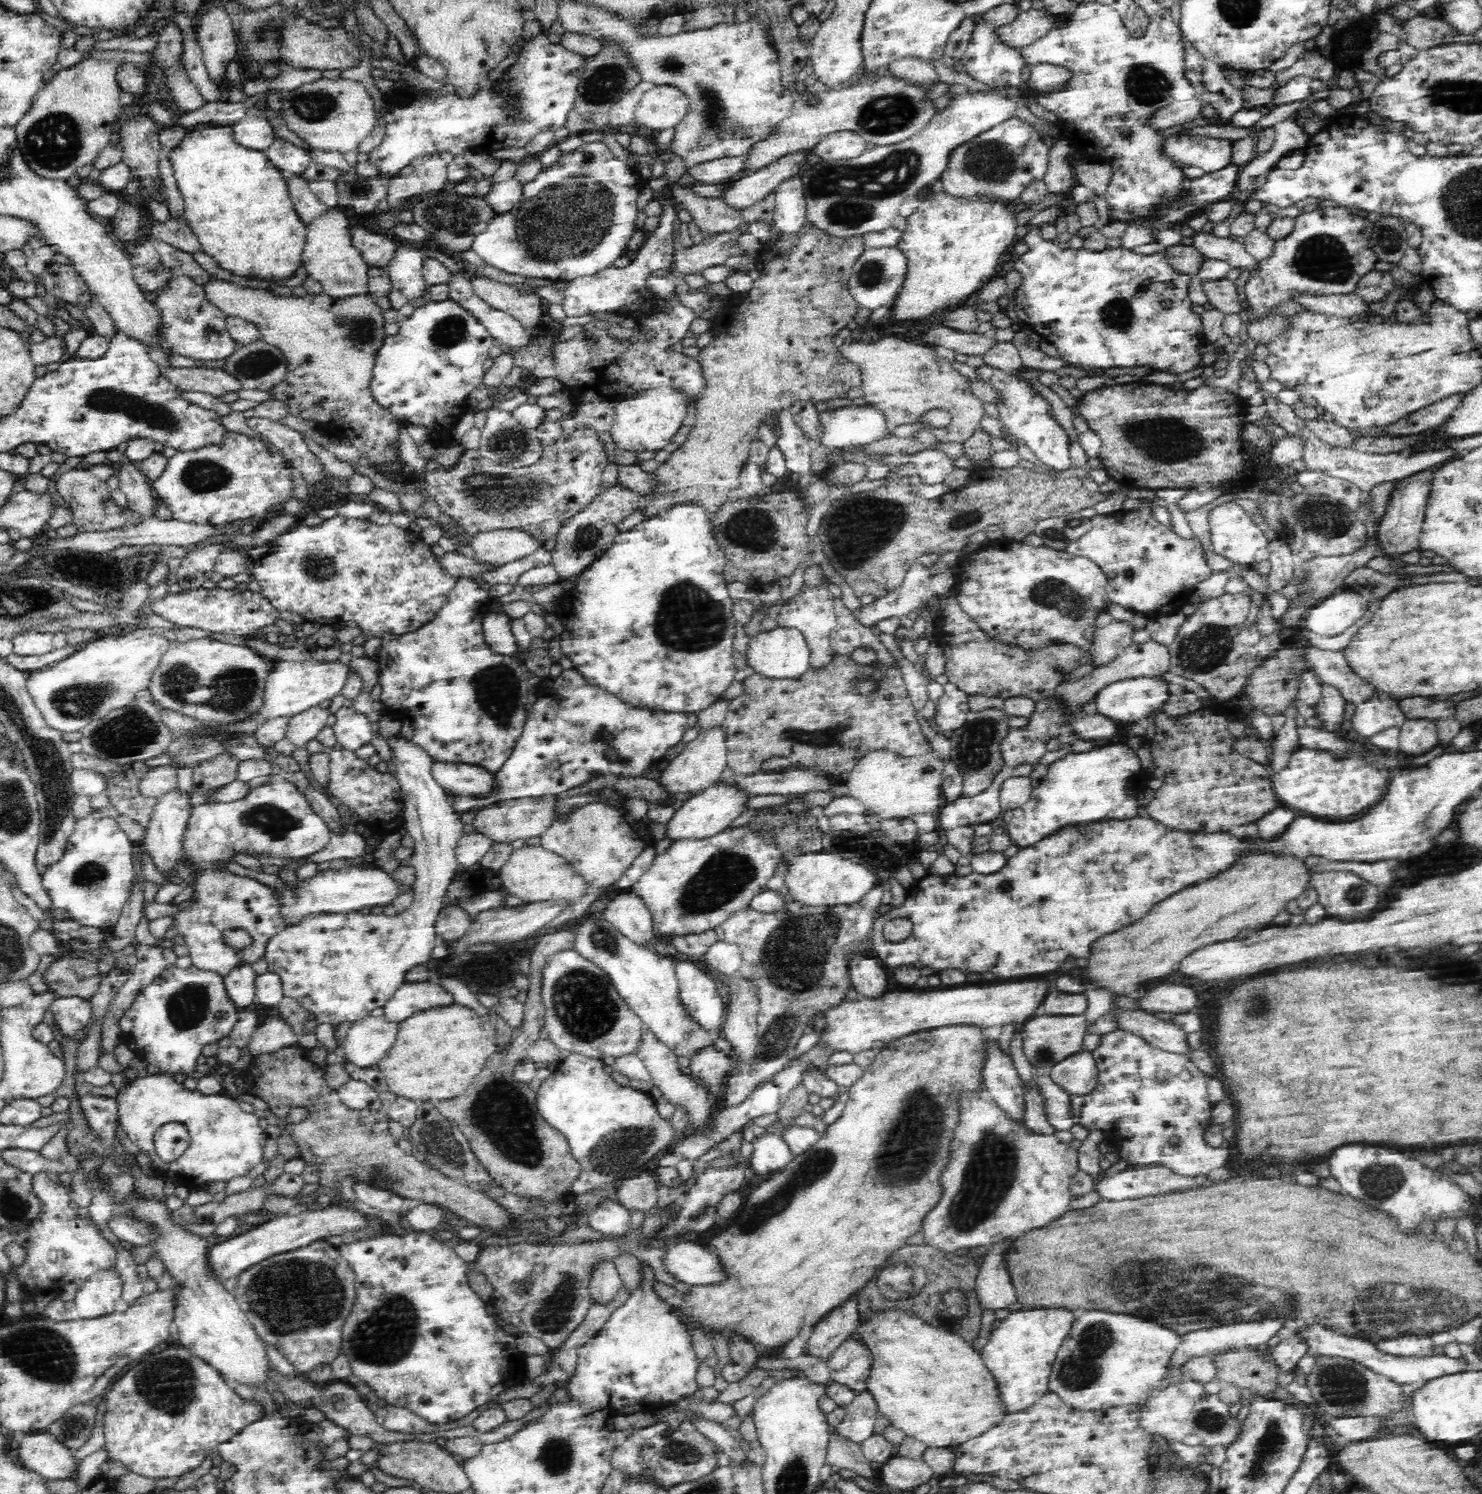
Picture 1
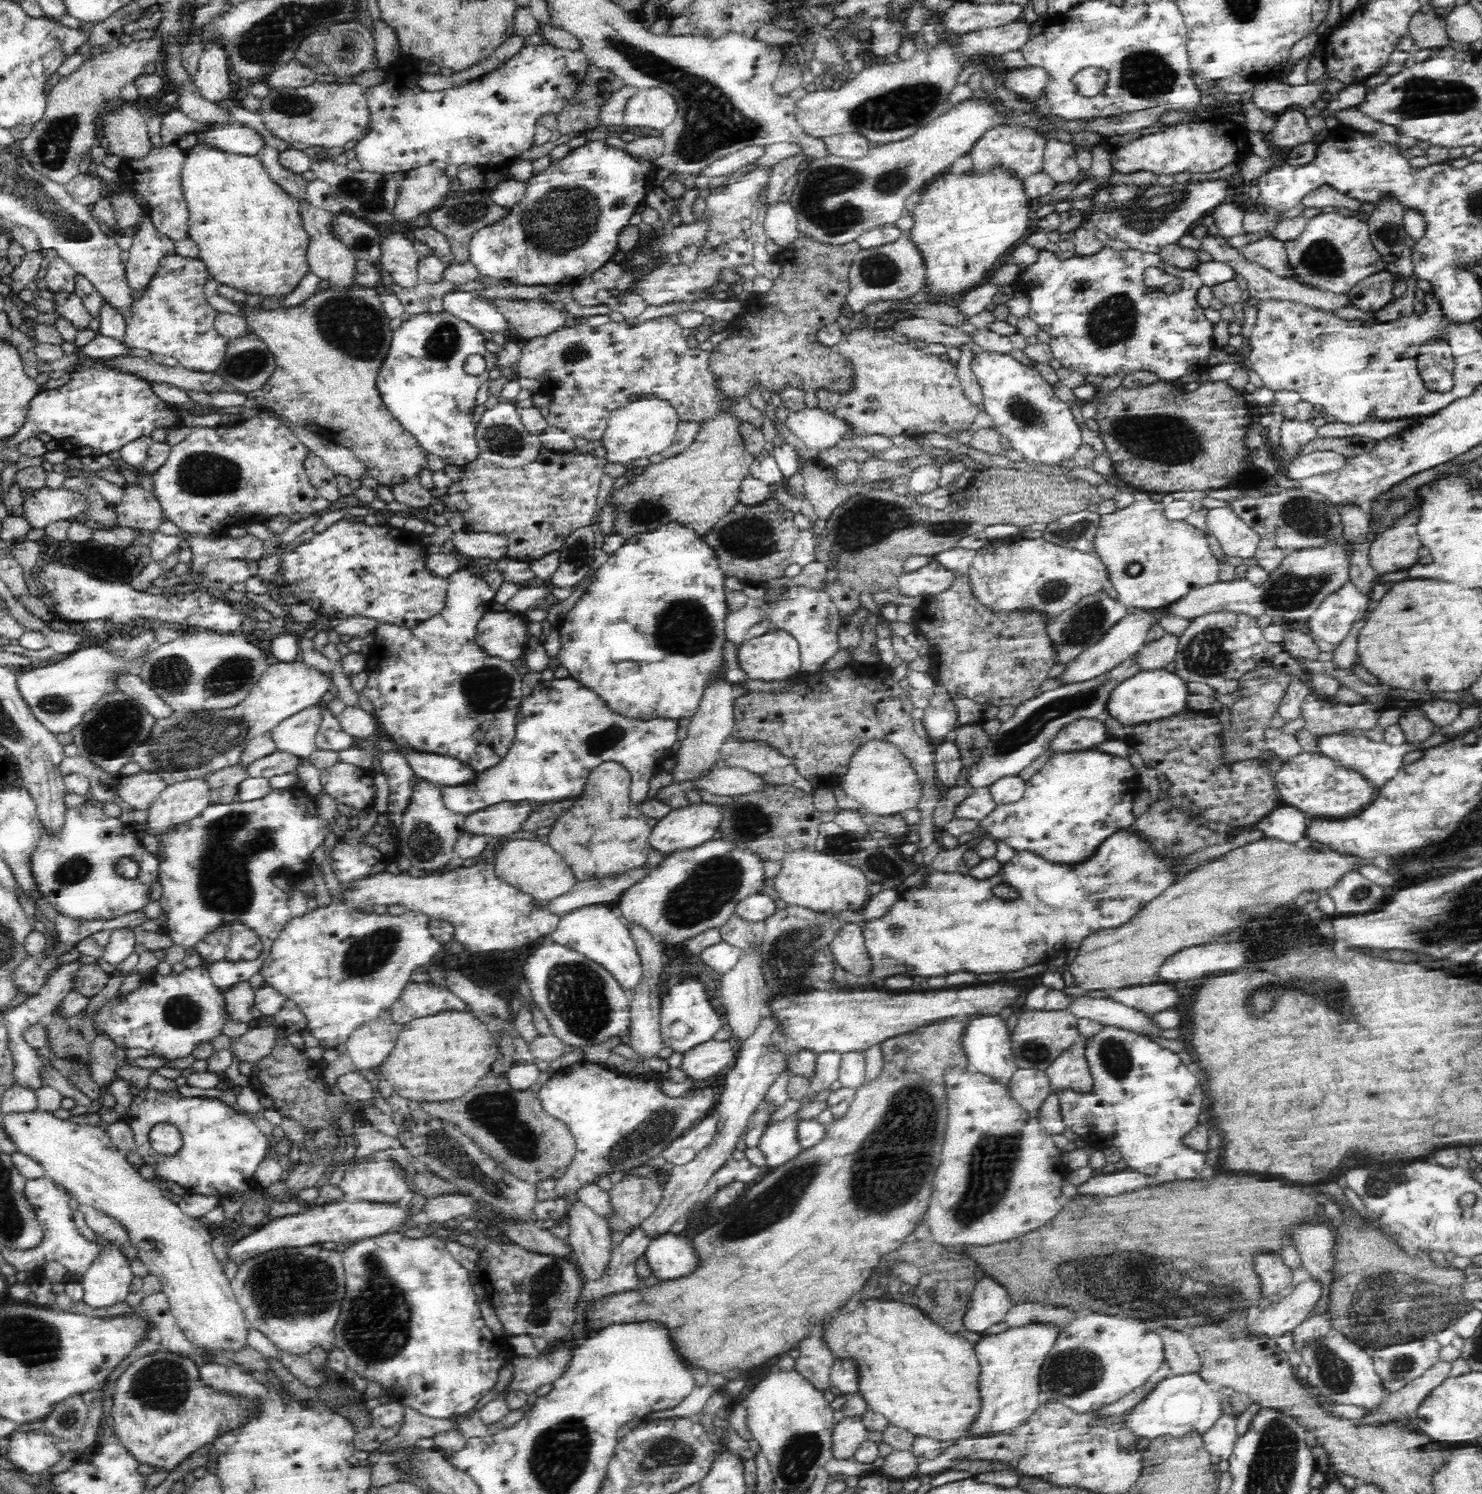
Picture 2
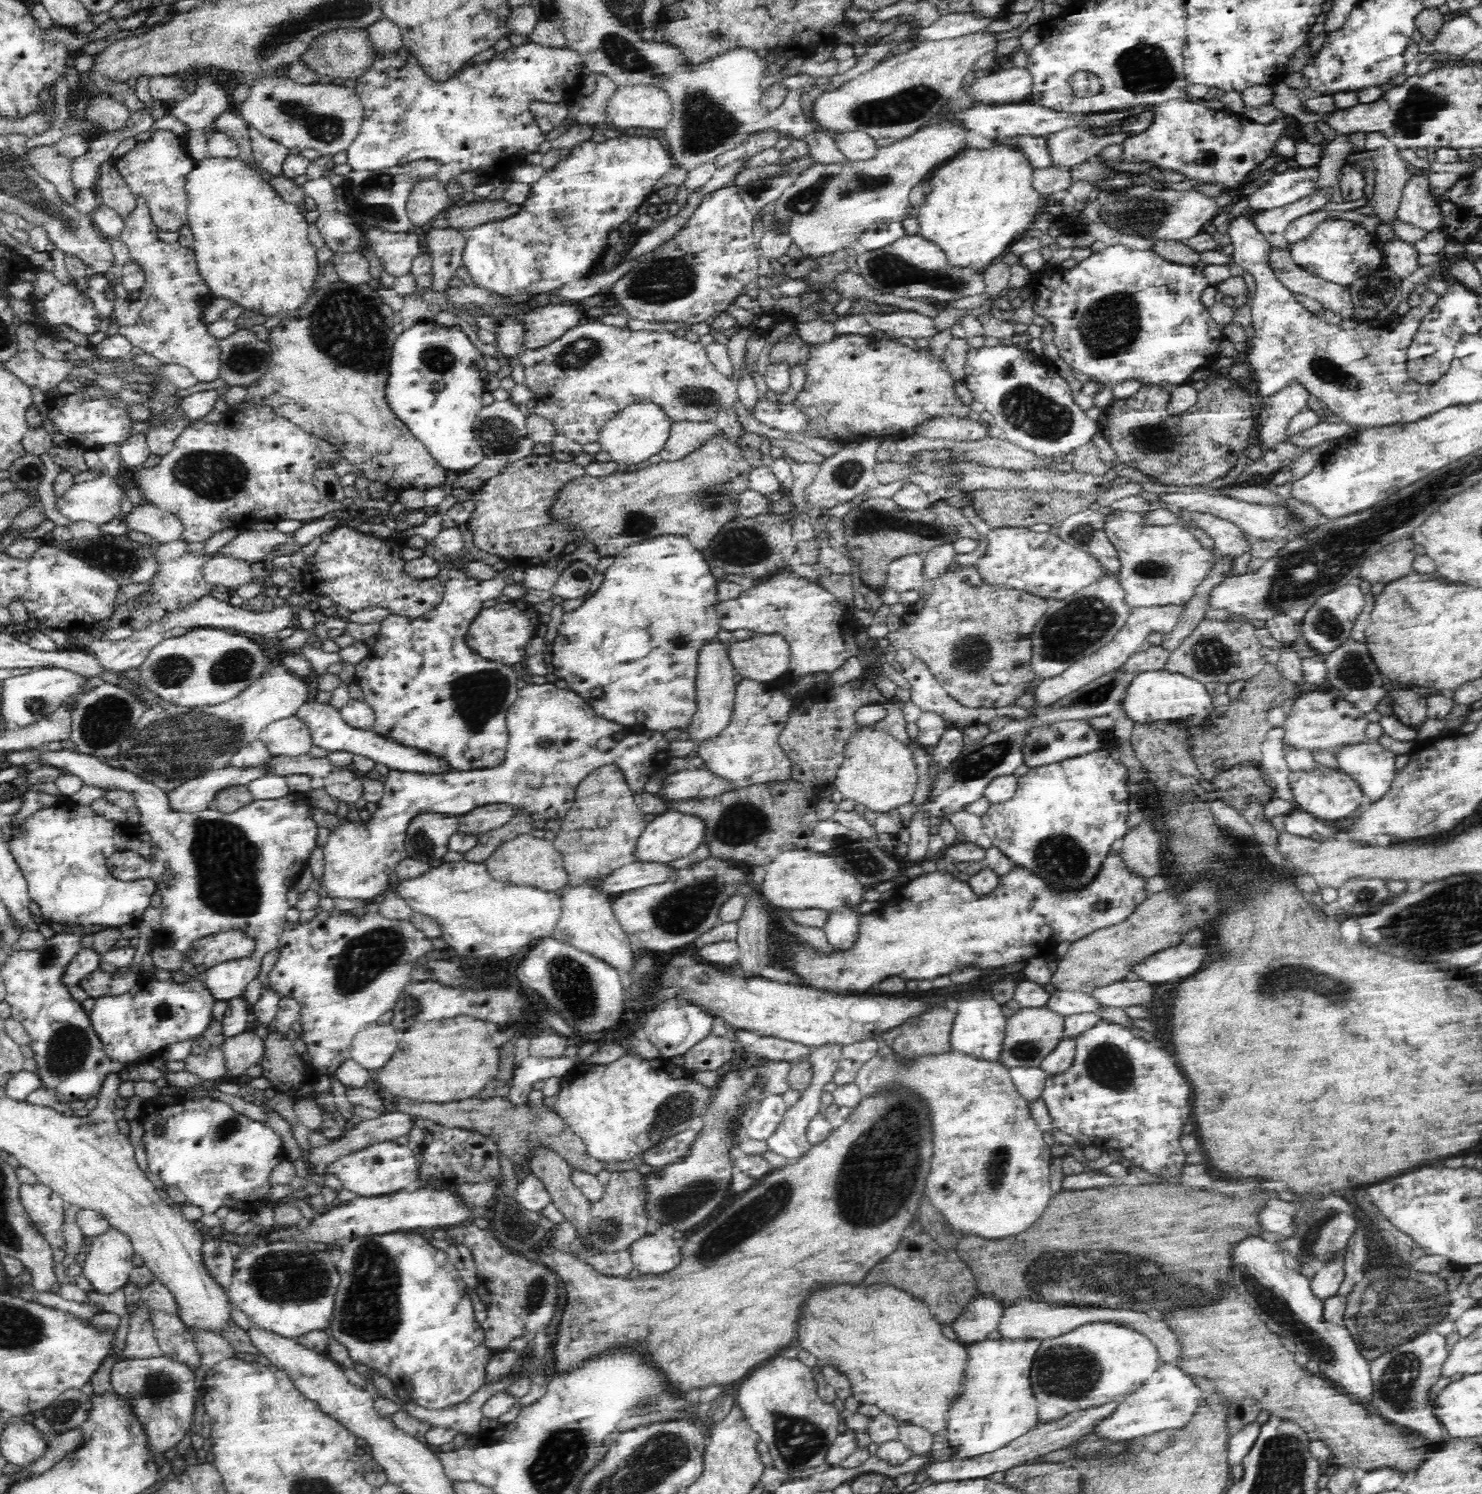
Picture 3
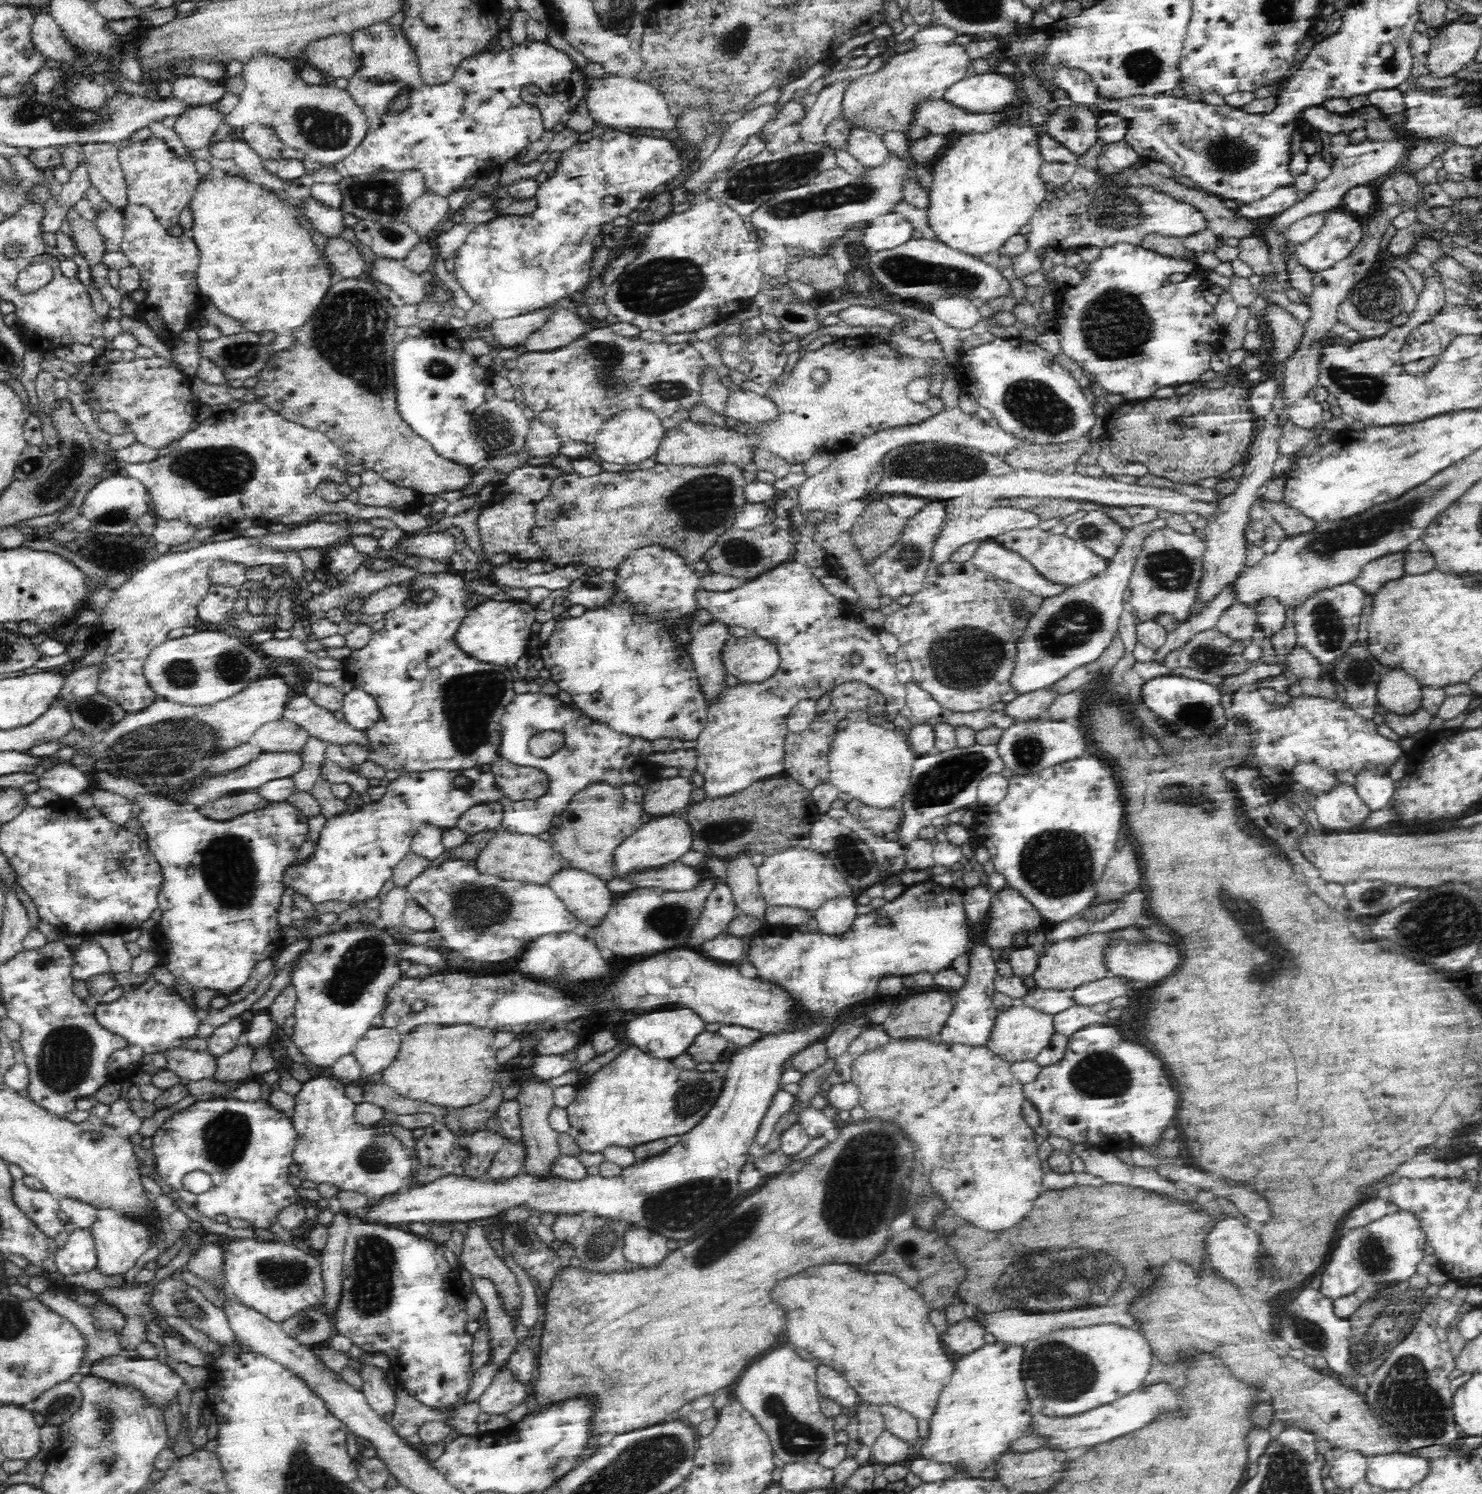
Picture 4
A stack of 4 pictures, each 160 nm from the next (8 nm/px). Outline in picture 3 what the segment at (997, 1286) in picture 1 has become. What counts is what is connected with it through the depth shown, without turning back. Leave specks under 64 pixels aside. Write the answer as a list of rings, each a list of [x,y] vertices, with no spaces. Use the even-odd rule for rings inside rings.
[[[978,1294],[965,1312],[950,1324],[956,1332],[955,1342],[969,1347],[986,1340],[988,1334],[997,1329],[1003,1312],[996,1299]]]

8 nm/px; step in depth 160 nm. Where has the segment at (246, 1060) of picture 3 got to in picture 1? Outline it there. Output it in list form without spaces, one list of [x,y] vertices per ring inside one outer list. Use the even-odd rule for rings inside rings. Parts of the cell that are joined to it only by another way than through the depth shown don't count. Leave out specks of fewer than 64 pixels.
[[[274,1016],[255,1028],[246,1050],[250,1056],[256,1057],[276,1052],[279,1048],[296,1045],[298,1039],[297,1034],[284,1019]]]

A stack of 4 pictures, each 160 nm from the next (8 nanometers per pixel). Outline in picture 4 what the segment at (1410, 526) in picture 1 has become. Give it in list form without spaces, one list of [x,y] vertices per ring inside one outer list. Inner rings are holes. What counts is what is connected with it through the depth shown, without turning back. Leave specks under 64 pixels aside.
[[[1405,552],[1382,556],[1362,567],[1362,572],[1351,582],[1359,586],[1365,594],[1376,594],[1388,581],[1404,576],[1403,556]]]

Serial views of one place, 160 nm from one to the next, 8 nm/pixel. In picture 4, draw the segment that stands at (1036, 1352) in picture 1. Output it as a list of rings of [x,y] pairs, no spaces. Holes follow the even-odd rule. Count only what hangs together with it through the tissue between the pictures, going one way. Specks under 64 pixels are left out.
[[[1003,1342],[982,1345],[968,1356],[957,1359],[950,1378],[942,1387],[934,1412],[929,1418],[930,1430],[924,1440],[914,1446],[912,1457],[920,1456],[930,1462],[949,1464],[955,1469],[952,1478],[976,1478],[982,1470],[990,1468],[998,1458],[1011,1449],[1011,1445],[1025,1435],[1032,1416],[1030,1403],[1022,1380],[1021,1362],[1023,1345],[1012,1346]]]

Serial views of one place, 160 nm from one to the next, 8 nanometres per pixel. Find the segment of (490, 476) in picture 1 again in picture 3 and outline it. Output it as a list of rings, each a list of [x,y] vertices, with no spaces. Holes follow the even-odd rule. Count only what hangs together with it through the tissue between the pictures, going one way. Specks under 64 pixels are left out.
[[[553,453],[535,455],[530,454],[525,458],[520,458],[506,467],[504,472],[500,472],[486,480],[479,490],[464,490],[454,488],[452,496],[456,500],[477,500],[476,510],[466,523],[473,534],[473,543],[476,550],[497,554],[505,559],[512,567],[528,568],[531,566],[543,565],[554,557],[563,554],[564,548],[568,546],[576,536],[569,528],[562,524],[554,523],[548,516],[547,510],[550,503],[560,492],[563,484],[569,482],[577,476],[584,475],[584,467],[574,461],[564,462],[554,458]]]

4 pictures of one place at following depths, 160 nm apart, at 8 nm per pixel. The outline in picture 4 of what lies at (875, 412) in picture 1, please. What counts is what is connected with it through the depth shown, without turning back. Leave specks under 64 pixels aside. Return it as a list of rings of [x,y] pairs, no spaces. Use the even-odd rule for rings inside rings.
[[[742,389],[728,394],[721,415],[738,422],[761,423],[774,420],[777,408],[768,397]]]

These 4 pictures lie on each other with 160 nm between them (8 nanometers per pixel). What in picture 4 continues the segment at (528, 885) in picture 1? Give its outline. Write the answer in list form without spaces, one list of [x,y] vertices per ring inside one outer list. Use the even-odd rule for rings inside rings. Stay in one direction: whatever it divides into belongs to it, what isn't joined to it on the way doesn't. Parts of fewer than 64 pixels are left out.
[[[494,831],[487,840],[486,846],[477,854],[475,867],[478,872],[502,877],[504,880],[515,880],[526,884],[548,884],[549,878],[562,869],[562,857],[551,845],[551,841],[540,840],[538,836]]]

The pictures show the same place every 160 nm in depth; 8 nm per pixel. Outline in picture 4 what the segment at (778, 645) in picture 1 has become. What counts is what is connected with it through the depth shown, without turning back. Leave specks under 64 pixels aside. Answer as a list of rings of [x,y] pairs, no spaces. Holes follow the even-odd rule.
[[[749,633],[738,638],[729,636],[719,659],[726,675],[736,676],[740,684],[754,684],[777,671],[780,655],[775,644]]]

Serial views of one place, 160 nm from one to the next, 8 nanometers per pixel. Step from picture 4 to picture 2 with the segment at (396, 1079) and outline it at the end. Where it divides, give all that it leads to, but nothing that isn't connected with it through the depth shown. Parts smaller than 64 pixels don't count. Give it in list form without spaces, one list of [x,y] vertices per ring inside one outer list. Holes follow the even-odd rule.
[[[446,1011],[430,1018],[412,1020],[402,1028],[396,1042],[396,1048],[388,1058],[380,1064],[381,1075],[390,1082],[394,1090],[401,1096],[416,1102],[446,1102],[464,1096],[470,1088],[478,1084],[482,1076],[486,1076],[498,1058],[499,1046],[494,1034],[490,1034],[484,1023],[473,1012]]]

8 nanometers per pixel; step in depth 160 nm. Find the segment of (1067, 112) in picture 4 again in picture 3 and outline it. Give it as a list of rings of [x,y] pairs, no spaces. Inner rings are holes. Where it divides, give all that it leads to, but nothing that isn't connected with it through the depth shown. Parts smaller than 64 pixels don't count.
[[[1074,125],[1050,133],[1047,136],[1047,145],[1052,155],[1052,166],[1070,169],[1094,158],[1101,148],[1122,143],[1128,137],[1123,132],[1108,132],[1097,137],[1091,131]]]

